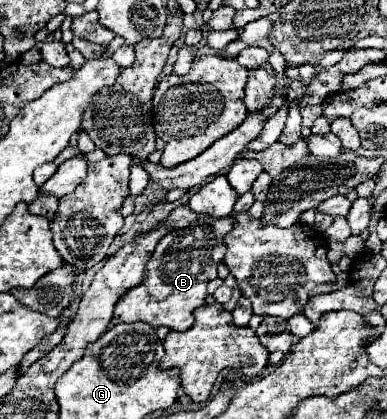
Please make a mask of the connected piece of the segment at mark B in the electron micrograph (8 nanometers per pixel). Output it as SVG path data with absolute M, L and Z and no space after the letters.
M180 205L180 207L172 209L170 215L162 223L170 223L170 225L174 225L174 229L158 241L158 245L156 245L156 249L146 265L142 283L138 287L128 289L128 293L124 293L120 297L120 301L116 303L112 323L144 321L144 323L150 323L152 327L164 325L164 327L174 329L174 331L186 331L194 323L194 317L192 317L194 309L204 305L204 299L208 295L206 285L210 279L218 277L216 267L224 259L224 237L228 233L228 229L232 229L232 215L214 219L214 217L208 217L206 213L194 213L192 209L188 209L188 205Z

